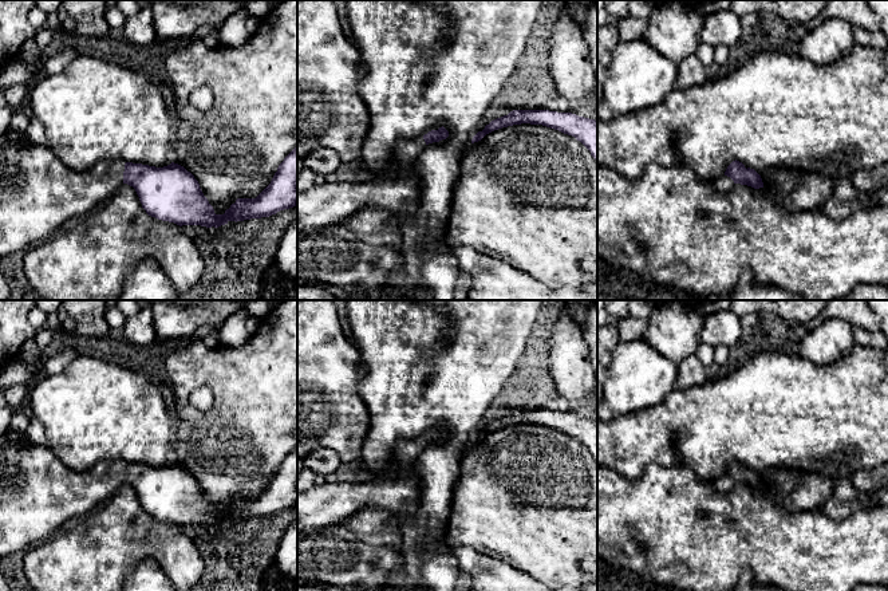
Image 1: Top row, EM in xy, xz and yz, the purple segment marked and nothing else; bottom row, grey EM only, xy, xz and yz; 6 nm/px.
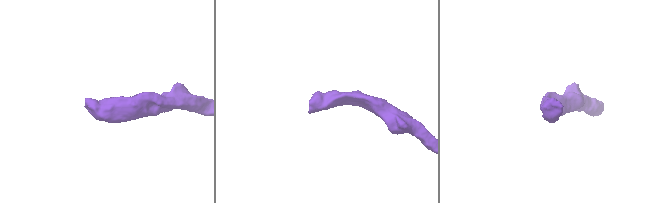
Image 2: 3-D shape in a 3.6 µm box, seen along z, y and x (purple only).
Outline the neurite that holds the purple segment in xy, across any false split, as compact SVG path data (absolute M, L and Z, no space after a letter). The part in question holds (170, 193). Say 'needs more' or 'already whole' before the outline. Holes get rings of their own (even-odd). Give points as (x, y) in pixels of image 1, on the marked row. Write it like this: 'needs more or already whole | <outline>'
needs more | M8 127L0 134L0 261L4 264L12 253L47 241L70 218L91 213L121 184L135 189L149 216L179 226L218 228L229 221L269 217L297 205L297 146L279 165L271 184L256 198L237 198L224 214L216 214L198 181L178 163L155 168L123 159L103 159L88 172L75 172L47 145L33 145L24 134Z

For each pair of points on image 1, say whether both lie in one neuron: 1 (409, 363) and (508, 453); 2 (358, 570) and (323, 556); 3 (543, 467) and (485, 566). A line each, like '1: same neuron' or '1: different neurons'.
1: different neurons
2: same neuron
3: different neurons

